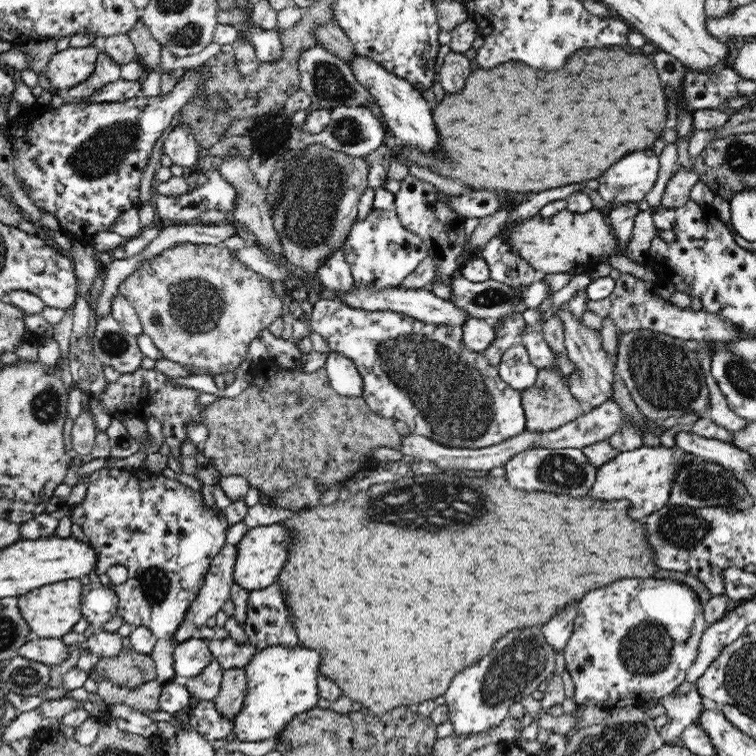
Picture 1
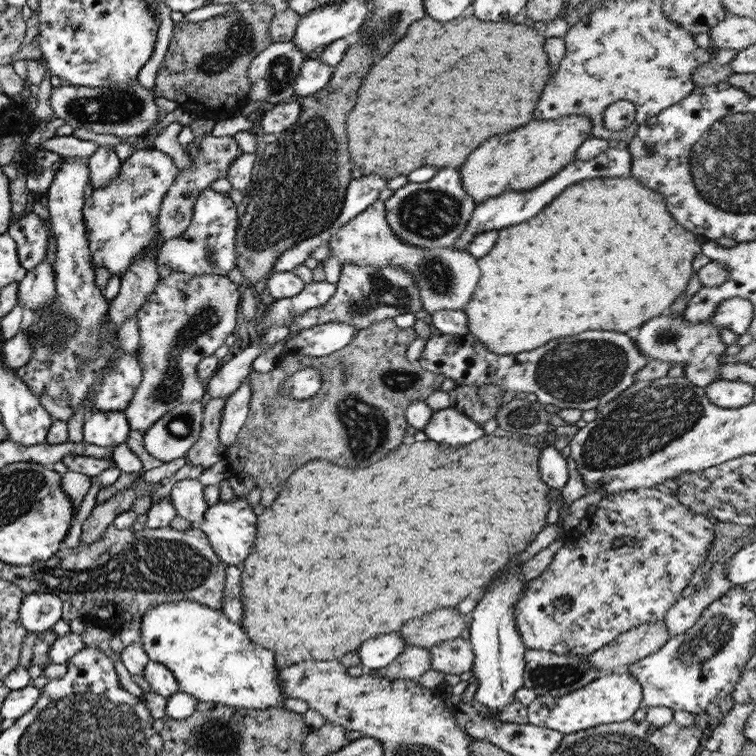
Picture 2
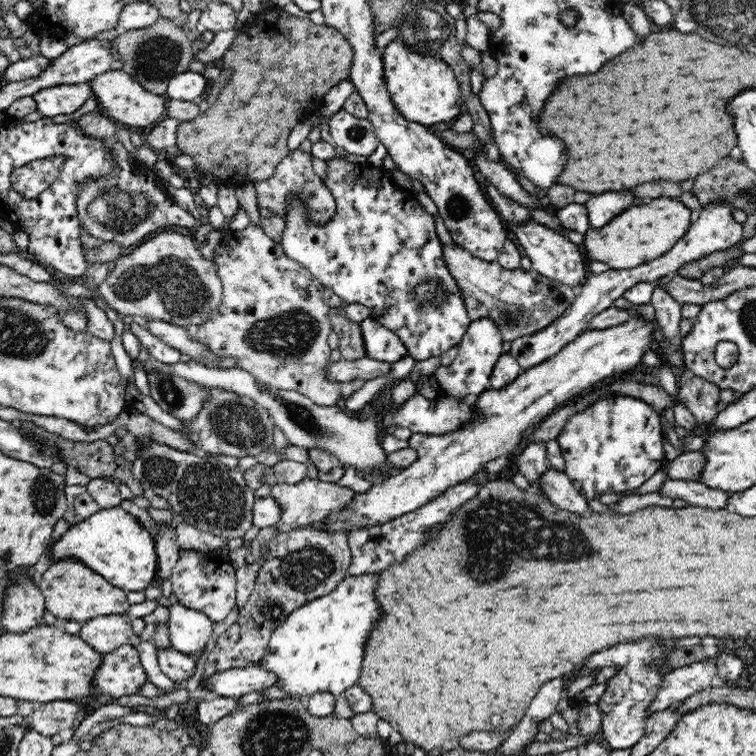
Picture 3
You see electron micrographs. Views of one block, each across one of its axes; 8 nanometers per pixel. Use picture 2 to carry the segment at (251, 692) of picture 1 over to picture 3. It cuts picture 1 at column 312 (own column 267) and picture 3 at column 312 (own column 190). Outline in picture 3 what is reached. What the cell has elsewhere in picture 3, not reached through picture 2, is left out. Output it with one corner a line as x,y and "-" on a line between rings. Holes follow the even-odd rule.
378,574
348,576
330,594
312,600
291,612
271,634
267,653
258,665
277,676
277,686
282,690
302,699
312,696
316,692
328,692
334,696
343,694
347,688
357,684
365,644
373,627
372,622
380,620
380,616
382,616
382,610
380,610
373,593
376,586
378,586

